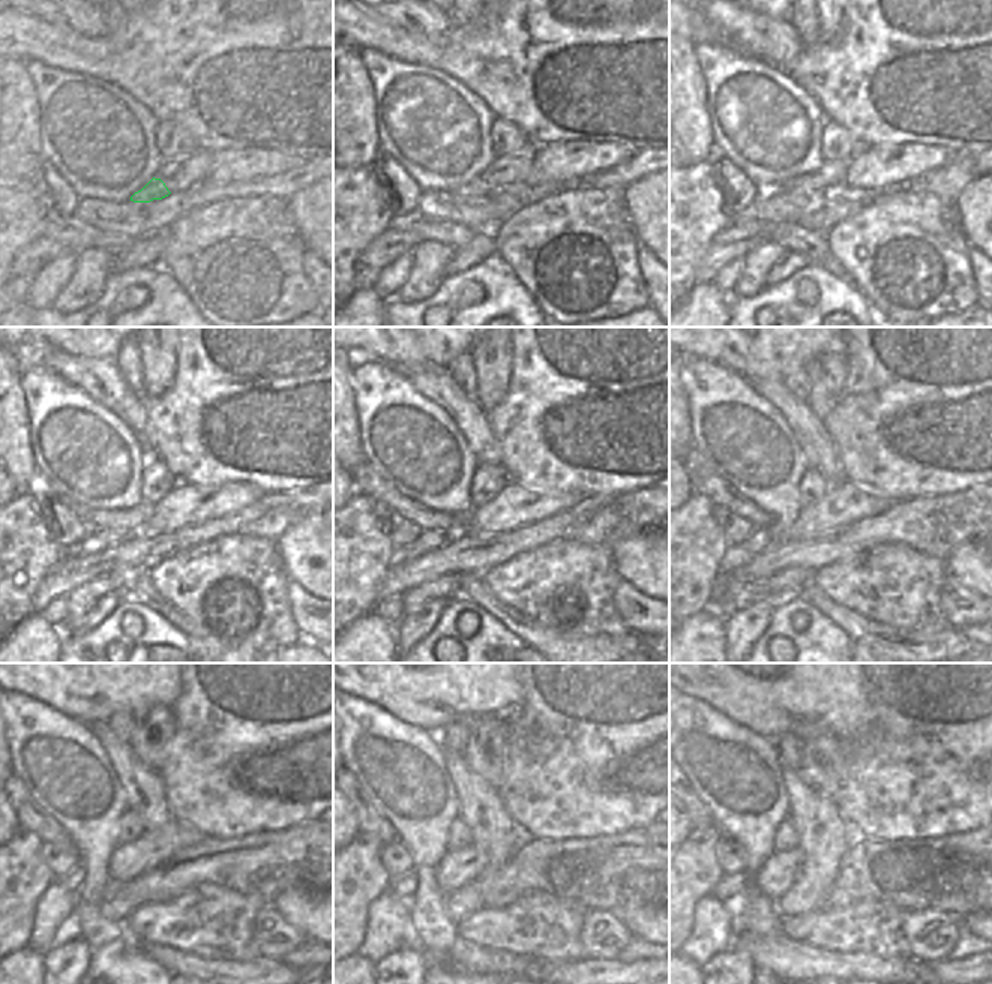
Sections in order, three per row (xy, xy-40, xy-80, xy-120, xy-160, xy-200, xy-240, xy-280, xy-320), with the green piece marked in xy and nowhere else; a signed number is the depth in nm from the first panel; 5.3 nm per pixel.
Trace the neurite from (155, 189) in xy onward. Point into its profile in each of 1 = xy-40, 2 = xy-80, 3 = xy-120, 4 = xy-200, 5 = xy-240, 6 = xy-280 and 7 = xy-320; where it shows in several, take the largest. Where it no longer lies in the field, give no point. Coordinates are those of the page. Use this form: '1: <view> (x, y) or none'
1: xy-40 (467, 200)
2: xy-80 (779, 210)
3: xy-120 (93, 542)
4: xy-200 (760, 540)
5: xy-240 (72, 882)
6: xy-280 (404, 885)
7: xy-320 (730, 888)

